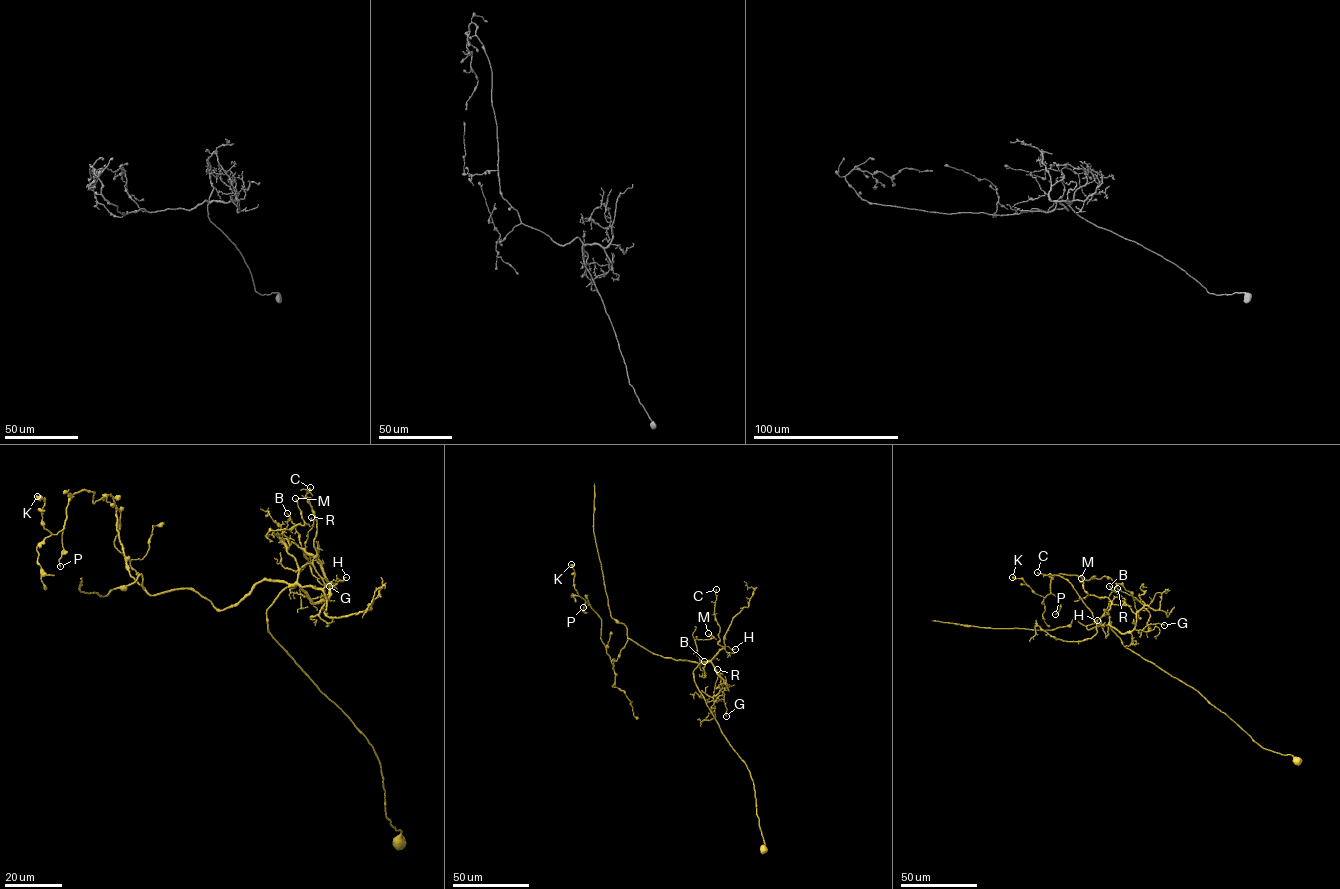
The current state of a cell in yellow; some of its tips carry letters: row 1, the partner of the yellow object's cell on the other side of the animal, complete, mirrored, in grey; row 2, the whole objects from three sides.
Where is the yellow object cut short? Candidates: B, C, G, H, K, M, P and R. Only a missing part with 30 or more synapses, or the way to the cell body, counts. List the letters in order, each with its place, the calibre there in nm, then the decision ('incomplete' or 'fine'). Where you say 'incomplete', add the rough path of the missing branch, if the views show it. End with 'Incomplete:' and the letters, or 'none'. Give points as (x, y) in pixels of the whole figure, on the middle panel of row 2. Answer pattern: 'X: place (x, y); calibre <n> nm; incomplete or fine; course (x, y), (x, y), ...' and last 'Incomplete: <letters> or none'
B: place (704, 661); calibre 130 nm; fine
C: place (716, 589); calibre 240 nm; fine
G: place (726, 716); calibre 110 nm; fine
H: place (735, 649); calibre 100 nm; fine
K: place (571, 564); calibre 600 nm; fine
M: place (708, 633); calibre 150 nm; fine
P: place (583, 607); calibre 170 nm; fine
R: place (717, 669); calibre 120 nm; fine
Incomplete: none

